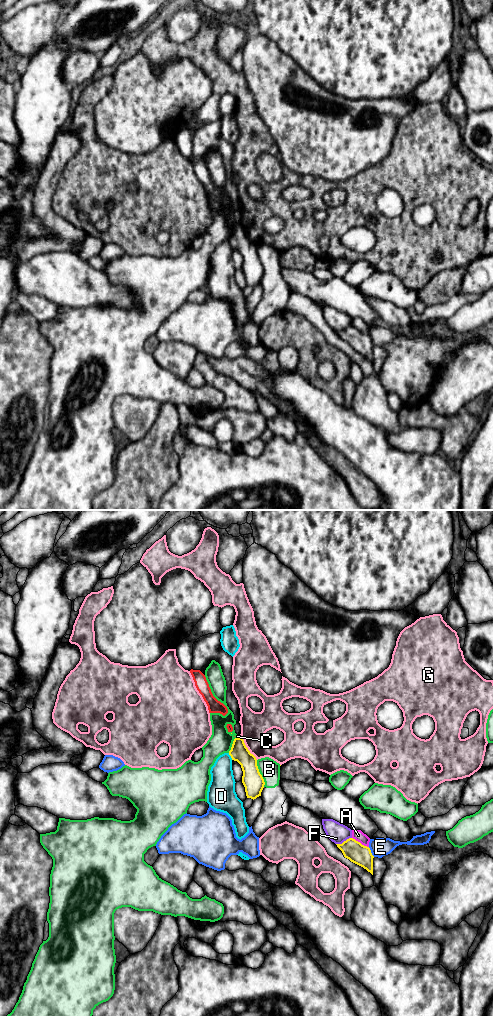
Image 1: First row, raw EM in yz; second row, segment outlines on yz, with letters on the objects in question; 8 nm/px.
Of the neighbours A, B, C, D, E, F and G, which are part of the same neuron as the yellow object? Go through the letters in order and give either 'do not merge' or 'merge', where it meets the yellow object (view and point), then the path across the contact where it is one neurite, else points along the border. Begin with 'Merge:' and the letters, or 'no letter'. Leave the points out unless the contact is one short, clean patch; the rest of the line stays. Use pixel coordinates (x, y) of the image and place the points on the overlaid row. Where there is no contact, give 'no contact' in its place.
Merge: C
A: do not merge; meets yellow in yz at (359, 842)
B: do not merge; meets yellow in yz at (259, 773)
C: merge; meets yellow in yz at (239, 738); runs through yz (239, 752), (239, 738), (237, 736)
D: do not merge; meets yellow in yz at (230, 755)
E: do not merge; meets yellow in yz at (370, 852)
F: do not merge; meets yellow in yz at (344, 841)
G: do not merge; meets yellow in yz at (247, 748)

